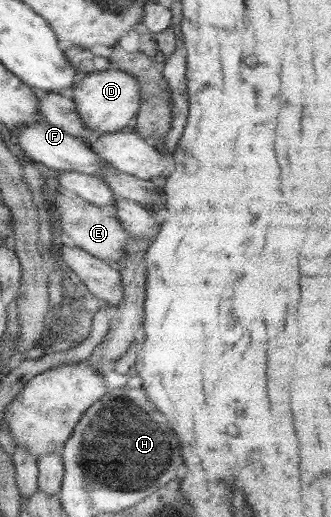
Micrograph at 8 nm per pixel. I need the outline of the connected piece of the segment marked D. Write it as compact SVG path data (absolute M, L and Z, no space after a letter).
M72 46L62 52L68 63L74 67L71 98L78 118L90 130L90 137L95 139L102 134L120 132L136 115L140 103L136 78L124 71L110 68L108 59L93 55L87 49Z

